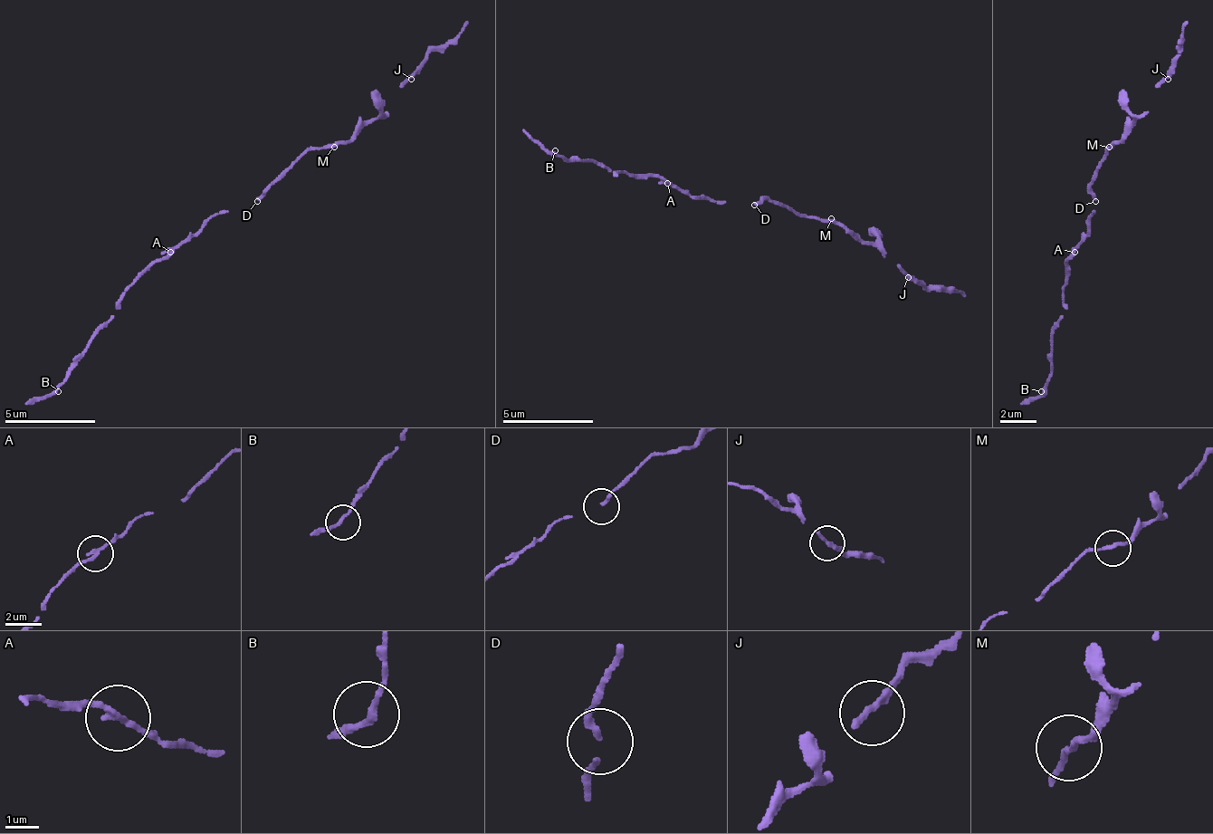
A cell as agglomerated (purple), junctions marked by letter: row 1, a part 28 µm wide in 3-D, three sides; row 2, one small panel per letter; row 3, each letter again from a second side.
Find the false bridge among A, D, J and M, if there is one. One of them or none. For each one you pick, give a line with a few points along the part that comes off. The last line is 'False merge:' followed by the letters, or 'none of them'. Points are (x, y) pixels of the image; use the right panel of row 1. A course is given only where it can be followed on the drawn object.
False merge: none of them

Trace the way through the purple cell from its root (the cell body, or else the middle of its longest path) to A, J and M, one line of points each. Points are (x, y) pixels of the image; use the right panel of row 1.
A: (1095, 201), (1091, 210), (1091, 228), (1073, 251)
J: (1095, 201), (1091, 178), (1100, 160), (1122, 133), (1150, 110), (1154, 88), (1168, 79)
M: (1095, 201), (1091, 178), (1109, 147)

